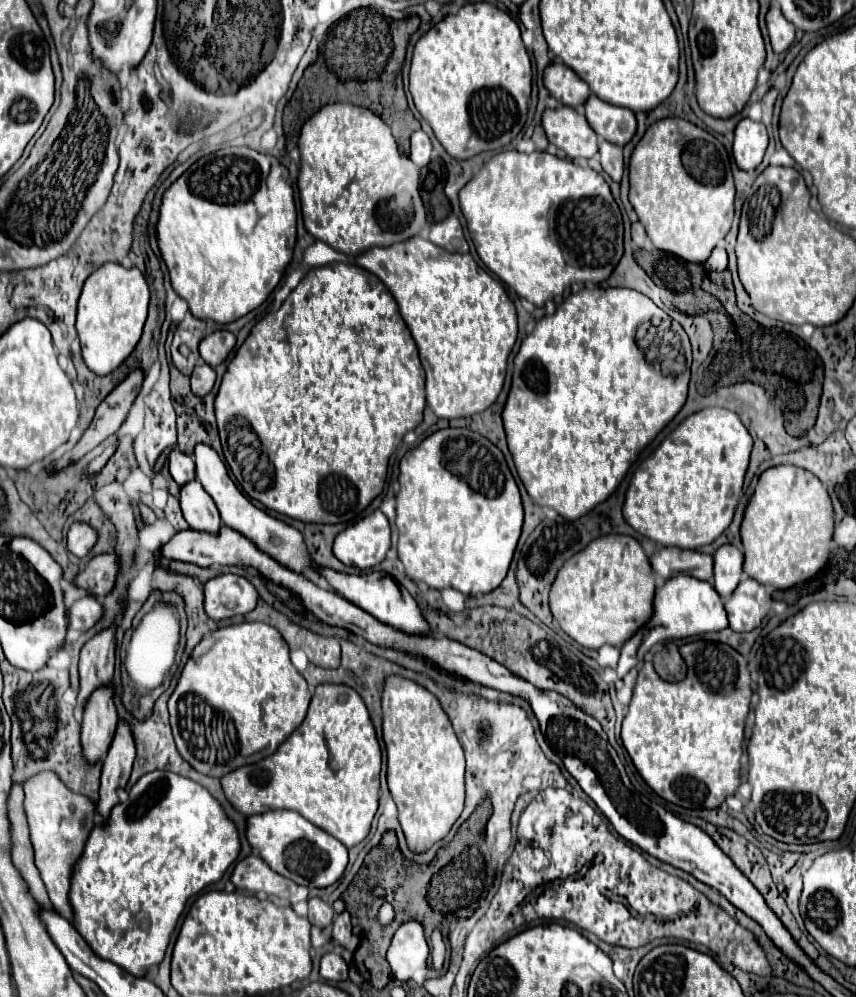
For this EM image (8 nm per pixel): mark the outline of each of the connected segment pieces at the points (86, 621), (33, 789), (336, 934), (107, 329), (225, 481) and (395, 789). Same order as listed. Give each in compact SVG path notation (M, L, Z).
M82 597L66 611L68 629L88 631L90 627L94 627L94 623L100 619L100 615L102 615L100 601L90 599L90 597Z
M40 771L24 781L24 813L30 827L34 863L42 875L48 897L52 905L72 921L72 907L68 903L70 871L94 827L94 803L84 795L74 795L54 771Z
M342 911L340 915L336 915L334 919L334 931L332 931L332 939L350 951L356 951L358 947L358 937L352 935L352 925L350 925L350 913Z
M104 263L84 283L78 303L78 337L82 357L96 375L110 375L136 347L148 315L150 289L140 269L124 269L118 263Z
M200 443L198 447L194 447L194 463L196 463L196 479L202 483L204 491L214 499L222 523L230 529L240 531L242 535L246 535L248 539L252 539L256 543L256 547L260 551L266 551L270 557L278 559L280 563L286 563L286 567L294 567L296 571L306 571L306 569L314 569L314 561L310 559L306 547L302 547L302 535L298 535L298 531L294 531L294 527L286 525L284 521L268 515L266 511L254 507L234 485L234 481L228 477L228 469L222 463L222 459L218 457L218 453L210 447Z
M388 675L382 689L382 737L388 757L388 787L398 805L398 819L404 829L408 847L412 851L426 851L436 841L444 839L464 807L464 753L458 743L448 715L438 699L422 685L400 677Z

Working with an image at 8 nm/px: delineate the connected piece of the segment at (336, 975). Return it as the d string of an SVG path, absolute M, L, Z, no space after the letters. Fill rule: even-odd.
M338 951L334 953L326 953L320 961L320 975L326 981L346 981L348 979L348 965L346 961L340 957Z

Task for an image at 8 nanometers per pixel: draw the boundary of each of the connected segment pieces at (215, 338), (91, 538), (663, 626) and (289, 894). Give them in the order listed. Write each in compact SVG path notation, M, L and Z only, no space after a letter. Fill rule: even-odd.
M218 329L206 335L206 339L202 339L200 355L210 367L216 367L230 355L234 345L236 345L236 335L226 329Z
M74 523L66 535L68 551L76 557L84 557L96 541L96 531L86 523Z
M678 575L674 579L668 579L664 587L656 589L654 617L648 623L648 635L644 637L640 651L634 651L634 645L622 647L622 657L618 661L618 677L622 679L638 663L638 657L644 657L660 641L684 639L684 637L702 635L708 631L722 631L726 627L728 627L728 615L726 615L722 597L716 593L712 583L694 579L690 575Z
M250 853L246 859L238 861L230 881L234 883L236 889L246 889L252 893L266 893L266 895L276 895L280 899L286 899L288 903L298 903L308 899L308 889L296 883L290 883L282 879L282 875L270 871L266 863L256 853Z

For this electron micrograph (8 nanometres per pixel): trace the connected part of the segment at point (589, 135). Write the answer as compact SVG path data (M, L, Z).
M572 107L546 109L542 127L548 135L548 141L564 149L570 159L590 159L598 153L598 135L588 125L586 117Z

